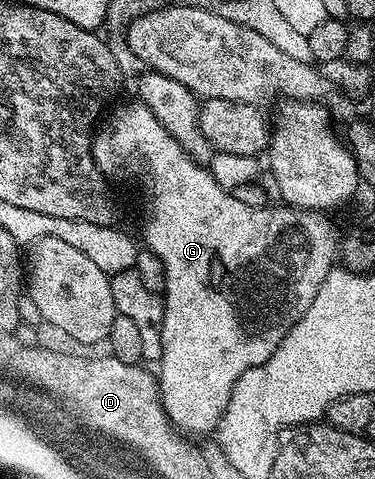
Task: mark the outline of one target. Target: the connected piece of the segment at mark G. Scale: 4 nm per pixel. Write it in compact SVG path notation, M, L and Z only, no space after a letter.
M139 99L131 100L125 105L118 106L112 114L109 112L99 122L98 128L92 135L92 158L105 177L109 179L125 177L126 180L132 181L137 177L141 187L144 188L145 195L148 196L148 202L144 205L143 244L151 253L158 255L158 259L162 259L166 271L166 283L162 294L164 304L164 320L161 323L162 355L158 362L160 397L165 413L181 434L208 433L211 429L213 432L219 426L220 416L226 411L228 400L234 391L234 383L238 383L240 376L250 367L258 367L266 363L266 359L274 355L282 339L292 330L294 323L298 323L298 319L306 315L306 307L314 303L314 295L318 295L318 287L322 287L322 279L326 279L326 275L337 264L338 235L336 237L335 227L324 218L327 216L315 209L297 209L294 205L283 203L248 206L246 202L240 202L232 191L224 189L213 179L211 172L205 166L196 165L194 159L190 159L190 155L186 155L186 151L178 147L174 135L170 135L170 131L162 127L154 111L150 111Z

